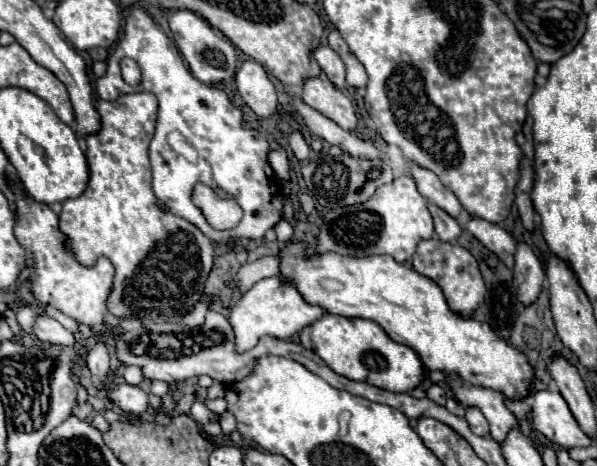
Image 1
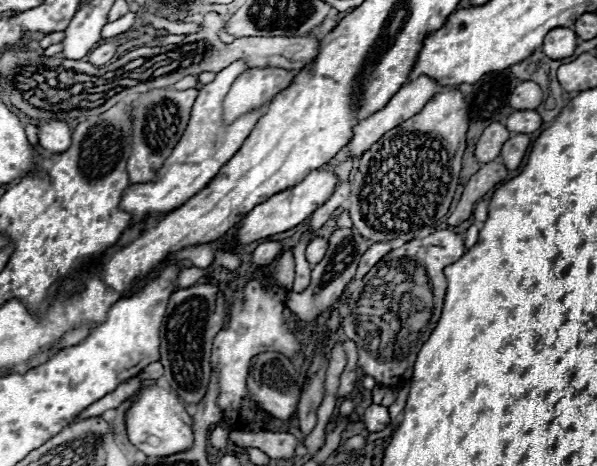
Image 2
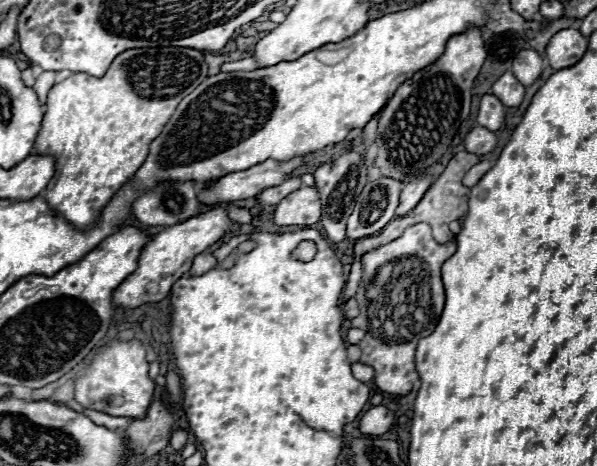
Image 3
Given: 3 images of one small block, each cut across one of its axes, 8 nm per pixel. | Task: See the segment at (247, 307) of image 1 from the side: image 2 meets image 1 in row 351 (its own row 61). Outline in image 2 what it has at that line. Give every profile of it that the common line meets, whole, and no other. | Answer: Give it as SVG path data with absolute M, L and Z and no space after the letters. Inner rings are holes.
M238 60L238 62L230 64L228 68L224 68L222 72L218 72L212 82L204 84L192 106L192 116L190 116L188 128L186 128L184 136L180 138L180 142L176 144L172 156L164 162L164 168L160 170L160 178L156 182L130 184L126 188L120 204L126 212L132 214L132 224L142 222L142 218L148 214L152 214L152 216L166 214L166 212L178 208L180 204L184 204L184 200L188 200L190 196L200 192L216 176L216 172L238 152L238 148L242 146L242 142L248 138L250 130L254 128L256 120L262 118L268 110L268 102L264 102L262 106L242 114L232 124L224 124L222 102L232 86L232 82L238 76L242 76L246 70L250 70L246 60Z

